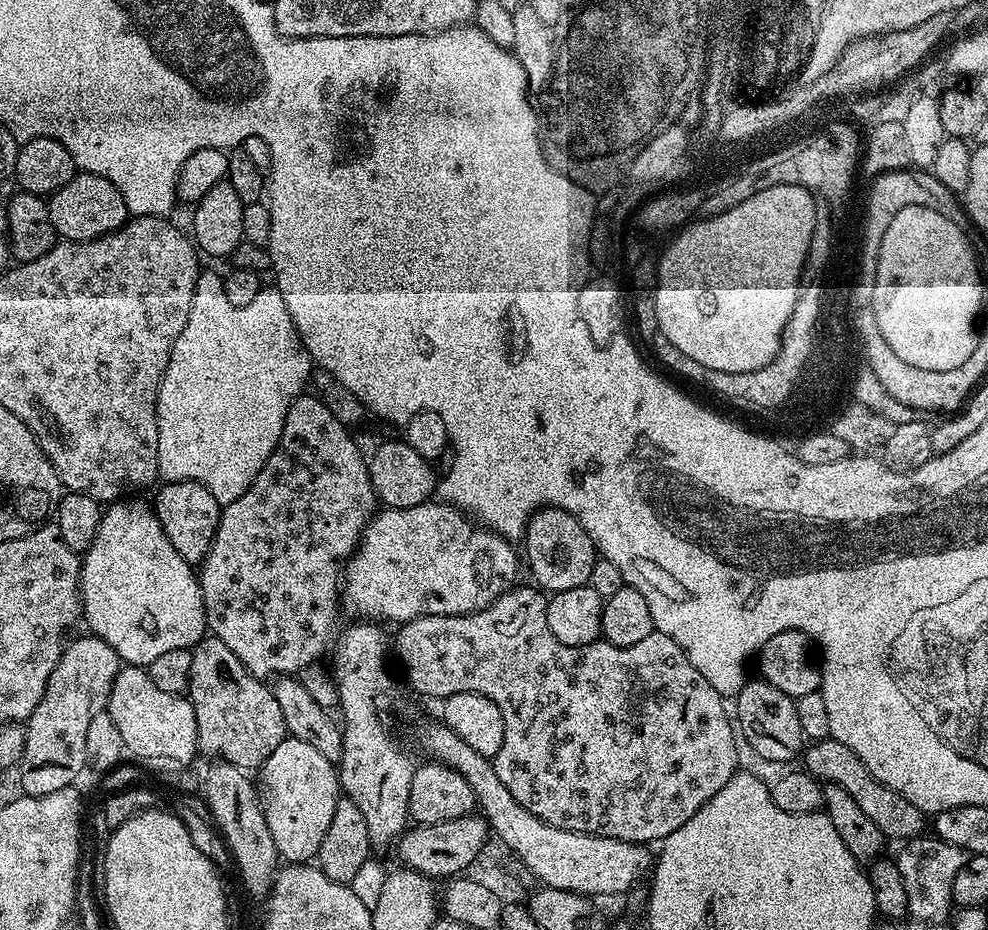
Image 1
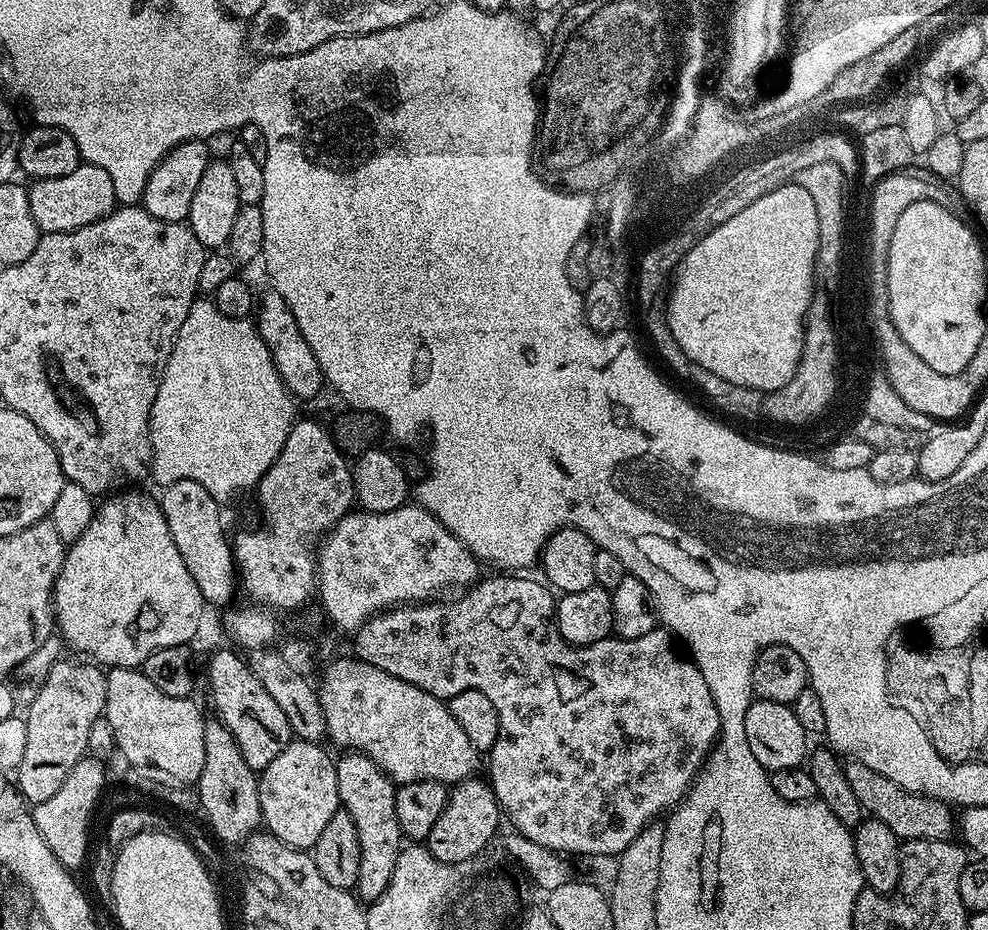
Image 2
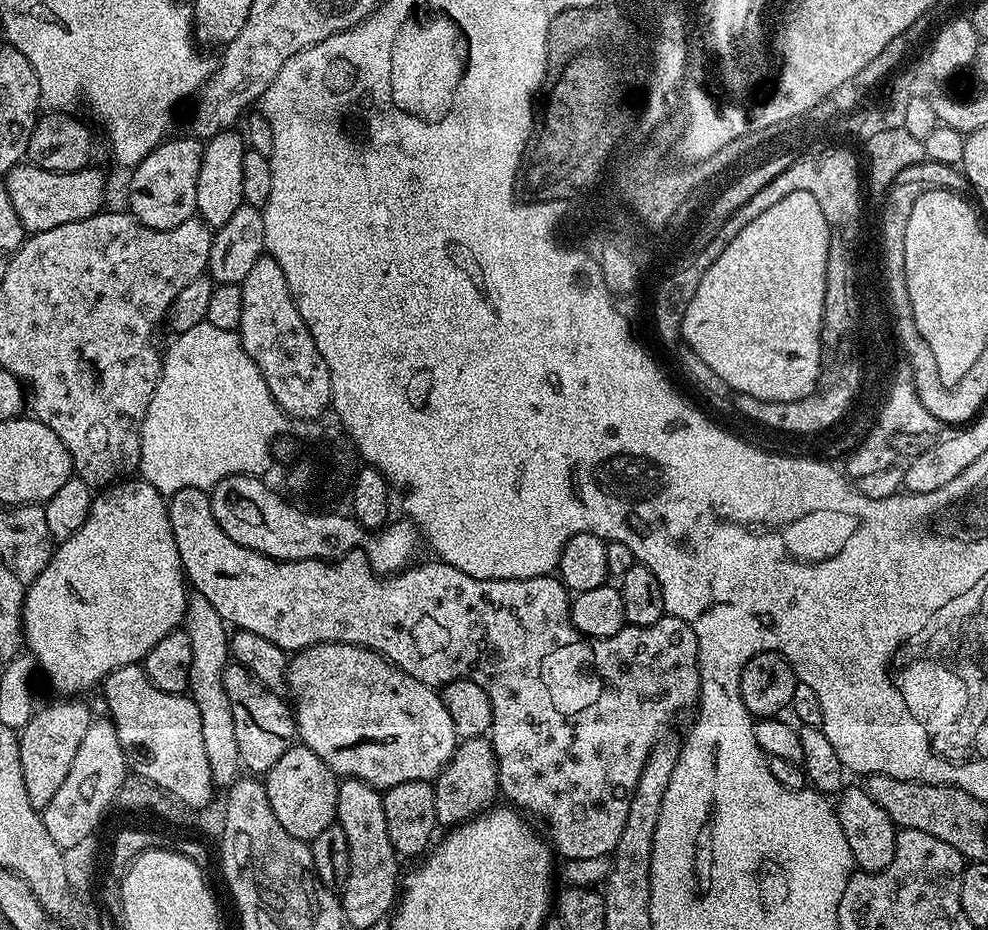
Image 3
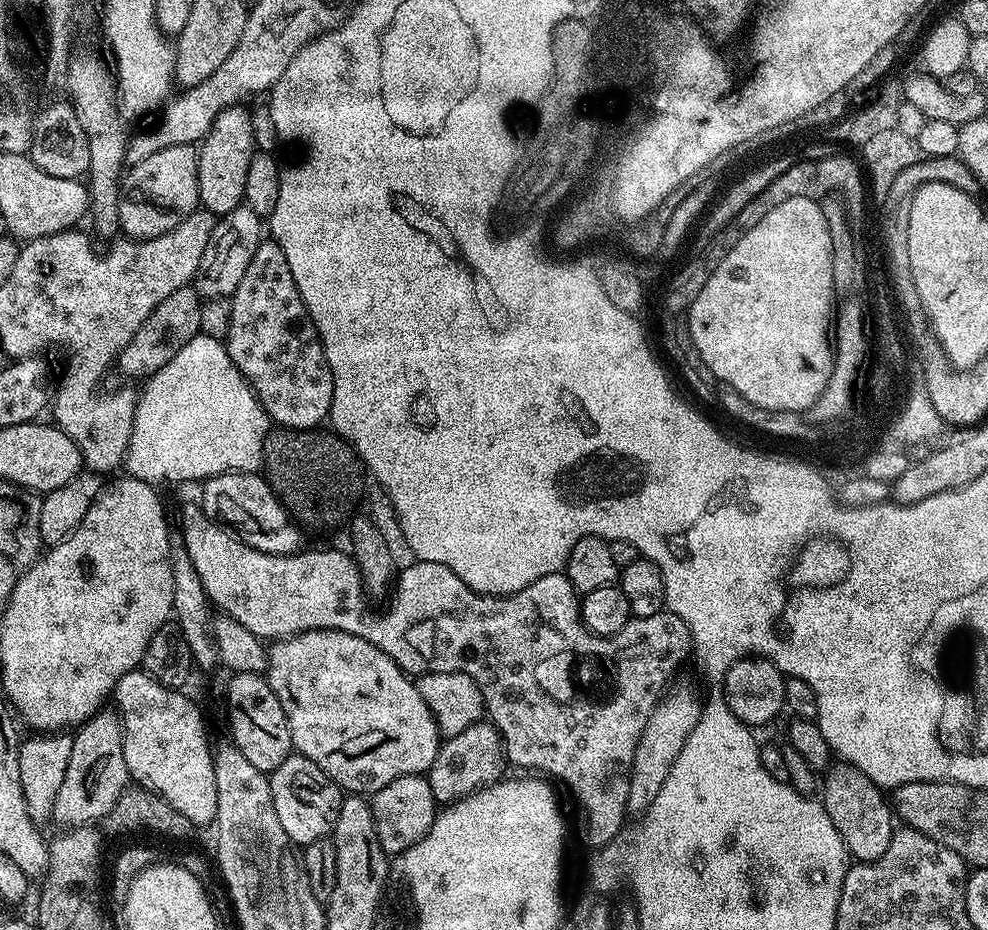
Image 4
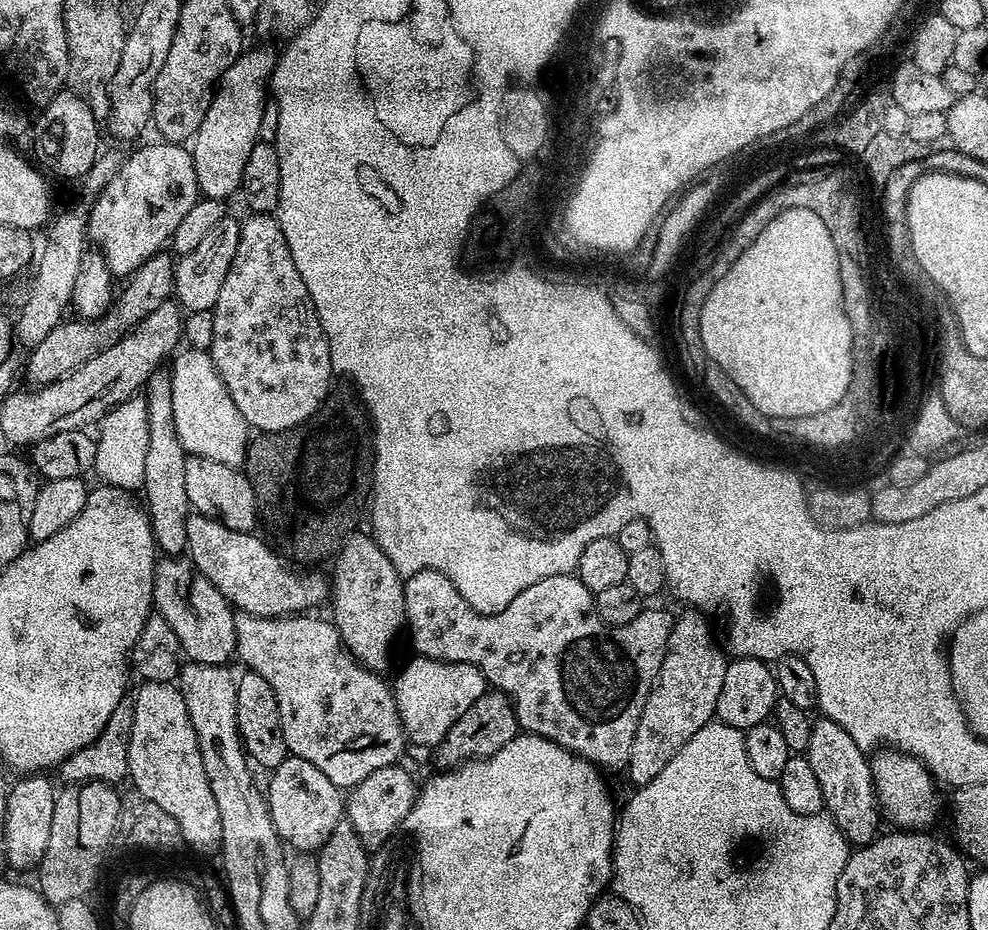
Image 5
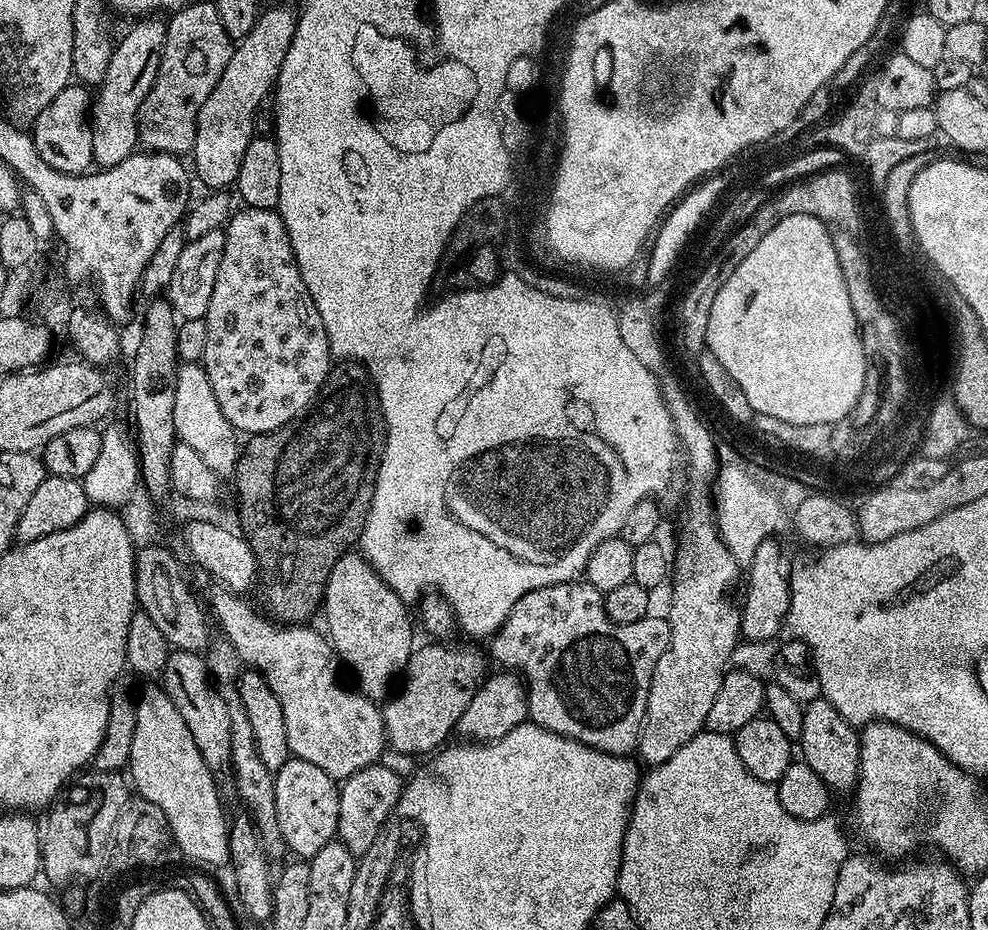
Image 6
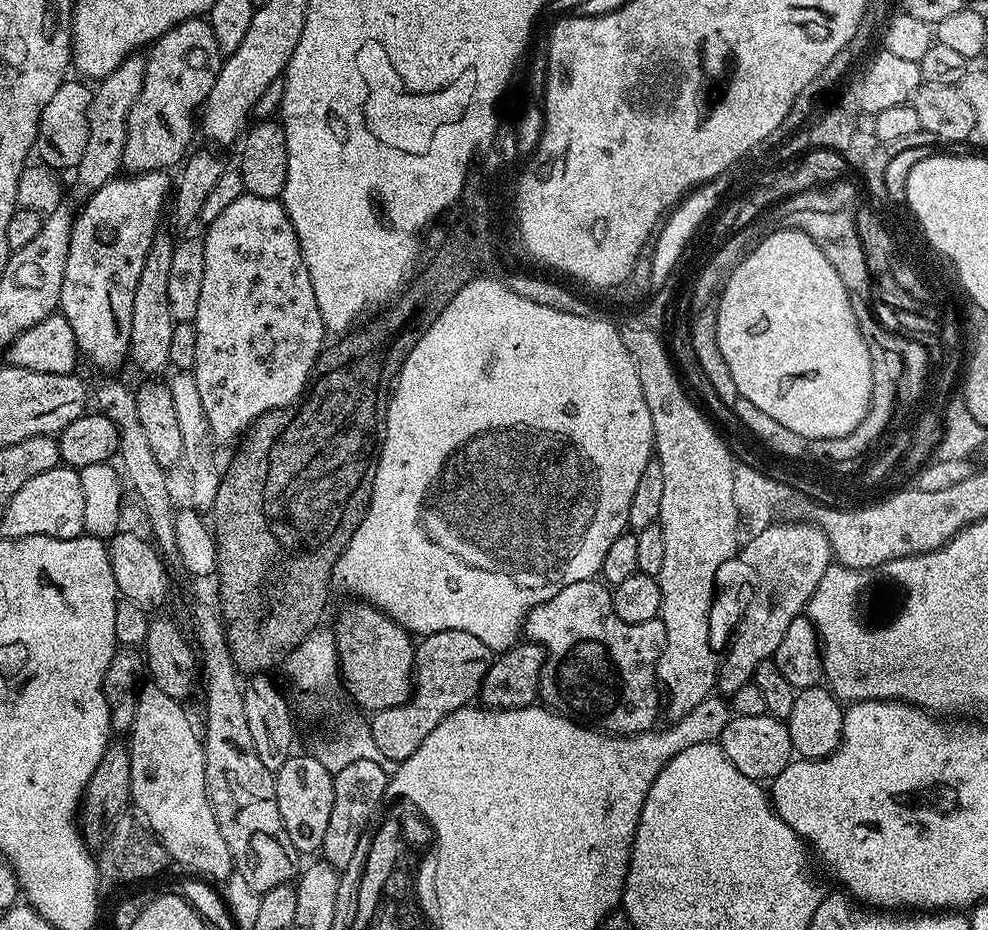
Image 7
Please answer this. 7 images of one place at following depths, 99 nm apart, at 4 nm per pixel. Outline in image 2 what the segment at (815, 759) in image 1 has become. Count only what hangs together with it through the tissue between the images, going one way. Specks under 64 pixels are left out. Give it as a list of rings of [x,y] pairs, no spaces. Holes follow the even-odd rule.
[[[852,758],[844,764],[846,782],[850,782],[850,790],[854,790],[854,798],[858,798],[861,809],[871,819],[886,822],[890,830],[901,842],[905,840],[946,840],[954,832],[954,812],[943,800],[935,800],[917,792],[908,792],[900,788],[890,778],[878,774],[878,770],[870,770],[870,766],[862,766],[860,761]]]

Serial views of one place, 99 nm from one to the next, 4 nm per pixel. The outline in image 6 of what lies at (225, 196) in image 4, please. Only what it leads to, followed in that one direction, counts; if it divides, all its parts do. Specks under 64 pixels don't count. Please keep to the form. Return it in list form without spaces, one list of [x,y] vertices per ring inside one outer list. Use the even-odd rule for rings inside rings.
[[[265,7],[258,22],[254,22],[254,30],[250,30],[250,34],[246,34],[246,38],[242,38],[235,45],[230,62],[226,62],[226,70],[222,70],[222,78],[218,78],[218,86],[214,86],[214,90],[210,90],[210,98],[202,102],[202,110],[198,110],[196,141],[190,159],[196,163],[195,179],[200,179],[205,184],[205,189],[228,190],[235,185],[238,170],[242,170],[242,154],[246,154],[246,146],[250,146],[256,132],[256,111],[258,106],[265,104],[275,89],[282,62],[286,58],[286,50],[290,50],[290,42],[296,33],[297,19],[297,13],[292,13],[288,8]]]

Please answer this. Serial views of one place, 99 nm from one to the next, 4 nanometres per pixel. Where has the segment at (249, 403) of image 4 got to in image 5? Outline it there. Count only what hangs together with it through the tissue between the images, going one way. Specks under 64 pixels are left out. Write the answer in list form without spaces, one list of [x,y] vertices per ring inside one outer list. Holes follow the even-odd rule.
[[[188,348],[181,351],[171,364],[174,422],[185,453],[240,468],[248,454],[250,429],[242,414],[238,414],[238,406],[234,406],[234,400],[230,398],[211,355]],[[140,398],[124,400],[99,421],[100,436],[96,440],[95,475],[100,475],[109,488],[123,488],[135,493],[144,487],[146,446],[148,445],[148,415]]]

